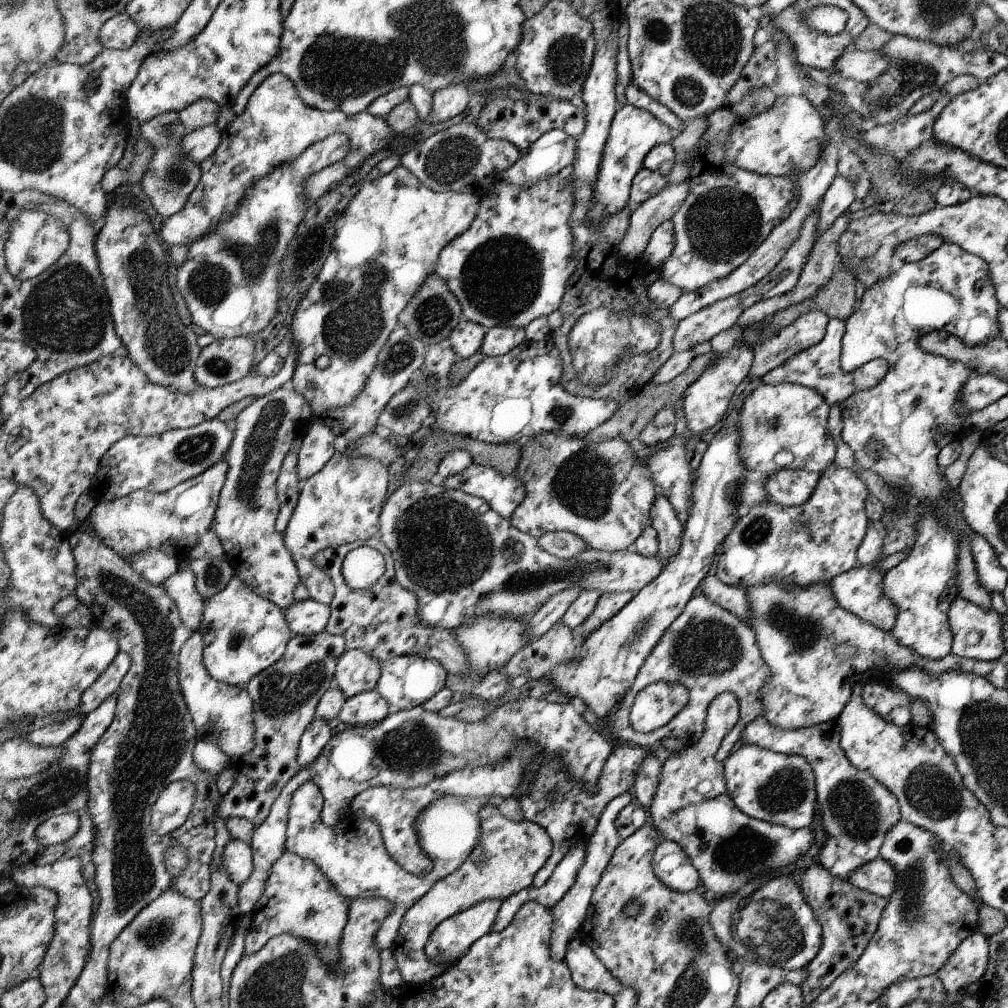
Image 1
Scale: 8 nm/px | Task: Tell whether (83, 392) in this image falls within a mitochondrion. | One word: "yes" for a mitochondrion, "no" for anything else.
no

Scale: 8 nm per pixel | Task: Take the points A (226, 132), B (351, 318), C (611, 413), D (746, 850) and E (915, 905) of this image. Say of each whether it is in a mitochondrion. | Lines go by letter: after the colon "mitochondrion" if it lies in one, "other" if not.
A: other
B: mitochondrion
C: other
D: mitochondrion
E: mitochondrion

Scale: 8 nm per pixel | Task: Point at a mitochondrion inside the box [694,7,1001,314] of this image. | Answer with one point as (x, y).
(911, 74)

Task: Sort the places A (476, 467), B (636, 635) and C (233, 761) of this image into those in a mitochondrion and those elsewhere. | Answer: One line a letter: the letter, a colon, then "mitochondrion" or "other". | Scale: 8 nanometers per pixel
A: other
B: mitochondrion
C: other

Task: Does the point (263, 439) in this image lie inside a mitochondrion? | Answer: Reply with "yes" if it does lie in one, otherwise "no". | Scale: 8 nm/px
yes

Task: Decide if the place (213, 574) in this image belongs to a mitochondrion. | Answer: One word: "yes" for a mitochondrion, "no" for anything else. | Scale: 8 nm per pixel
yes

